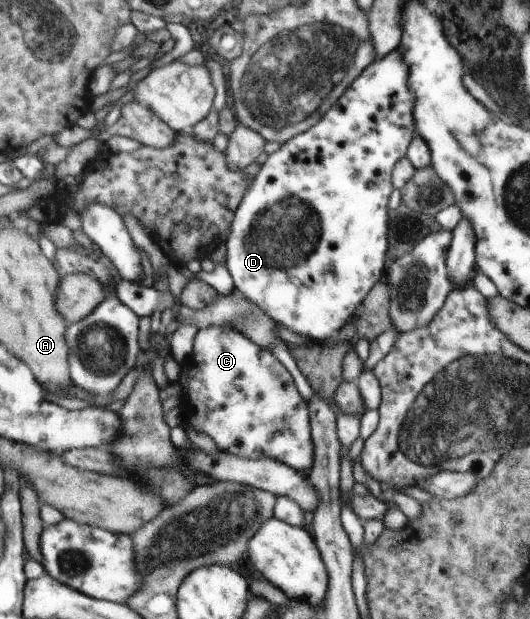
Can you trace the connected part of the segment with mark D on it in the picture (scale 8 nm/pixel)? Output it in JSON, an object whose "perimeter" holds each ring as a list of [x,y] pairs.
{"perimeter":[[[394,48],[383,58],[369,63],[354,81],[342,92],[336,103],[326,111],[320,121],[291,137],[290,140],[280,144],[278,150],[267,155],[266,160],[259,165],[257,173],[248,184],[248,189],[243,193],[239,207],[235,209],[234,219],[231,221],[231,232],[225,237],[224,247],[225,267],[232,278],[233,287],[246,300],[252,302],[264,315],[267,315],[279,327],[288,329],[292,333],[304,335],[307,339],[322,341],[330,337],[330,333],[338,331],[354,313],[356,303],[367,297],[367,293],[382,278],[384,257],[386,257],[386,211],[388,211],[388,195],[392,191],[390,185],[390,171],[396,160],[399,160],[408,141],[414,139],[415,120],[413,108],[415,107],[415,93],[408,87],[409,71],[407,63],[403,60],[400,48]]]}

